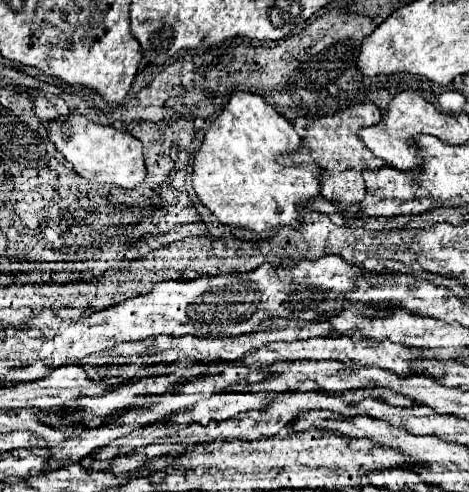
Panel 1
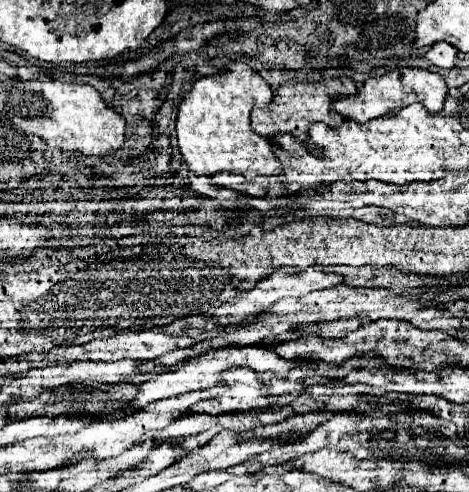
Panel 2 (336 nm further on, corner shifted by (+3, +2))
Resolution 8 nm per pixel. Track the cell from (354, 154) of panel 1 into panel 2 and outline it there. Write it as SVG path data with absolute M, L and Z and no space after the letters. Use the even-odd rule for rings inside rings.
M341 77L322 81L286 81L274 91L274 99L270 105L258 109L252 109L252 129L270 139L276 133L290 133L296 135L300 141L308 139L308 127L316 121L324 123L332 128L342 124L342 117L332 109L334 98L344 95L353 95L357 92L357 86L352 79Z

